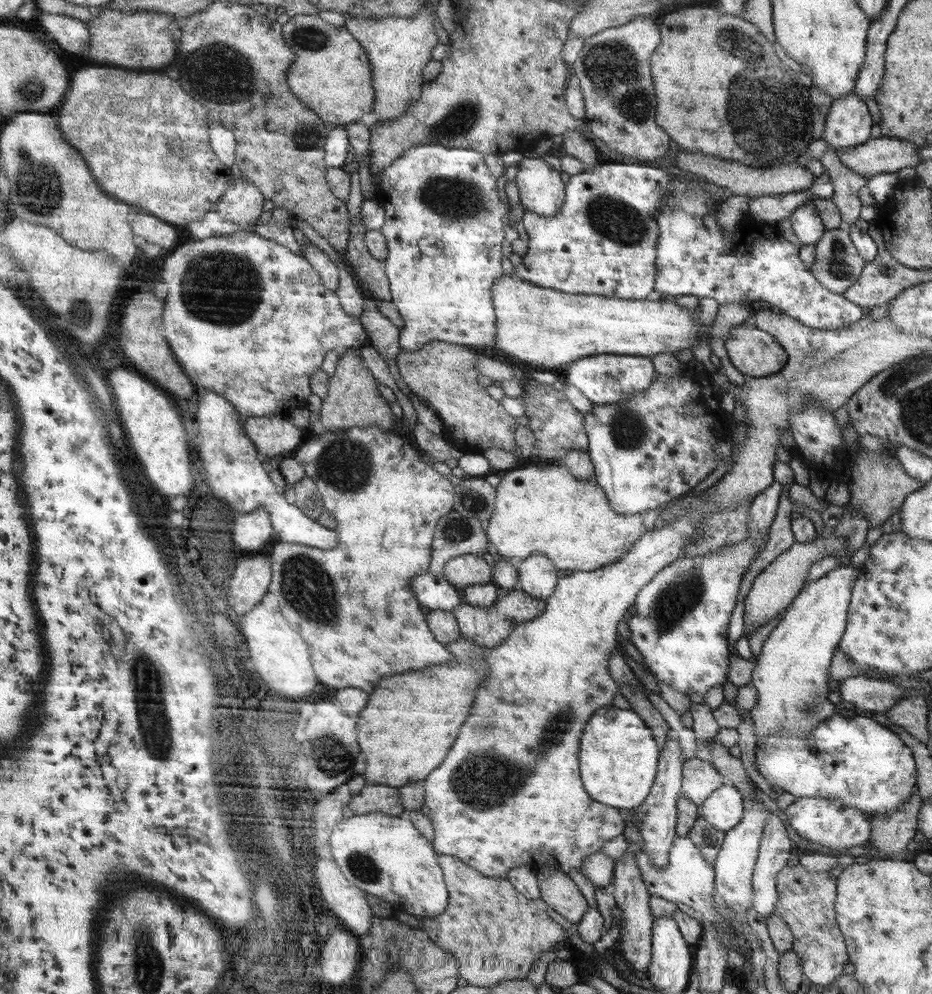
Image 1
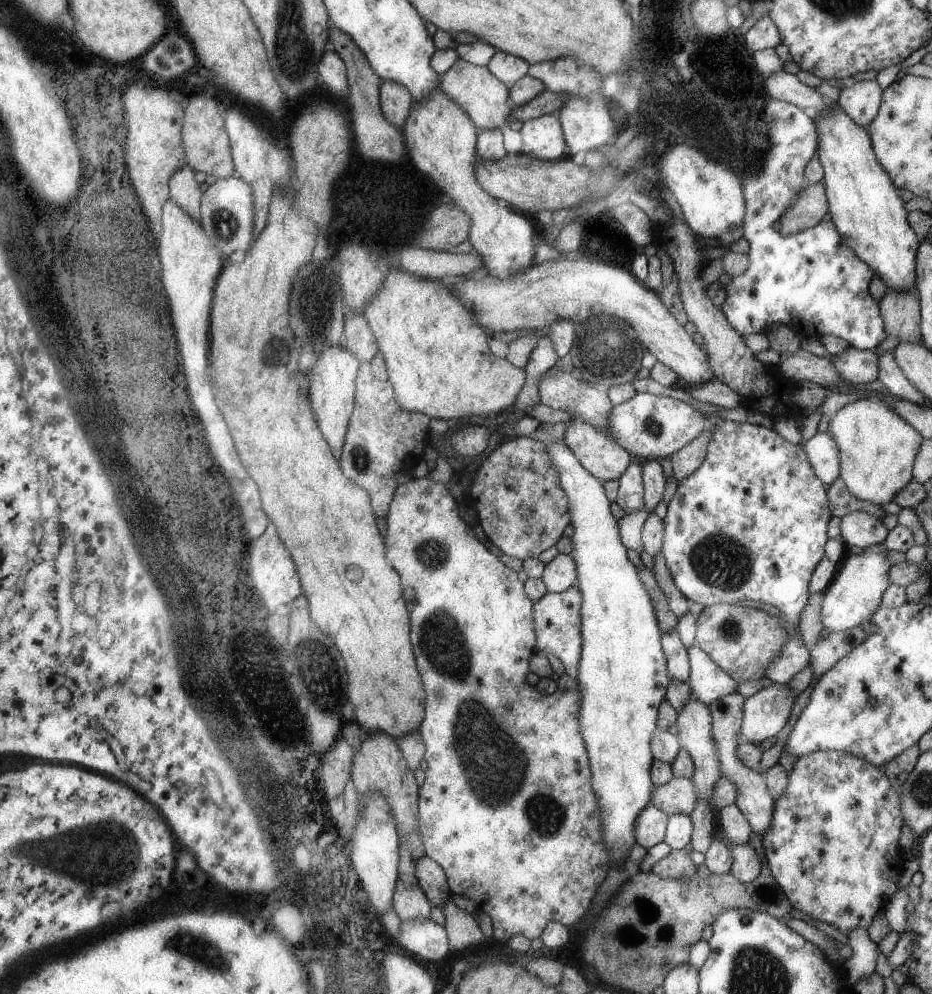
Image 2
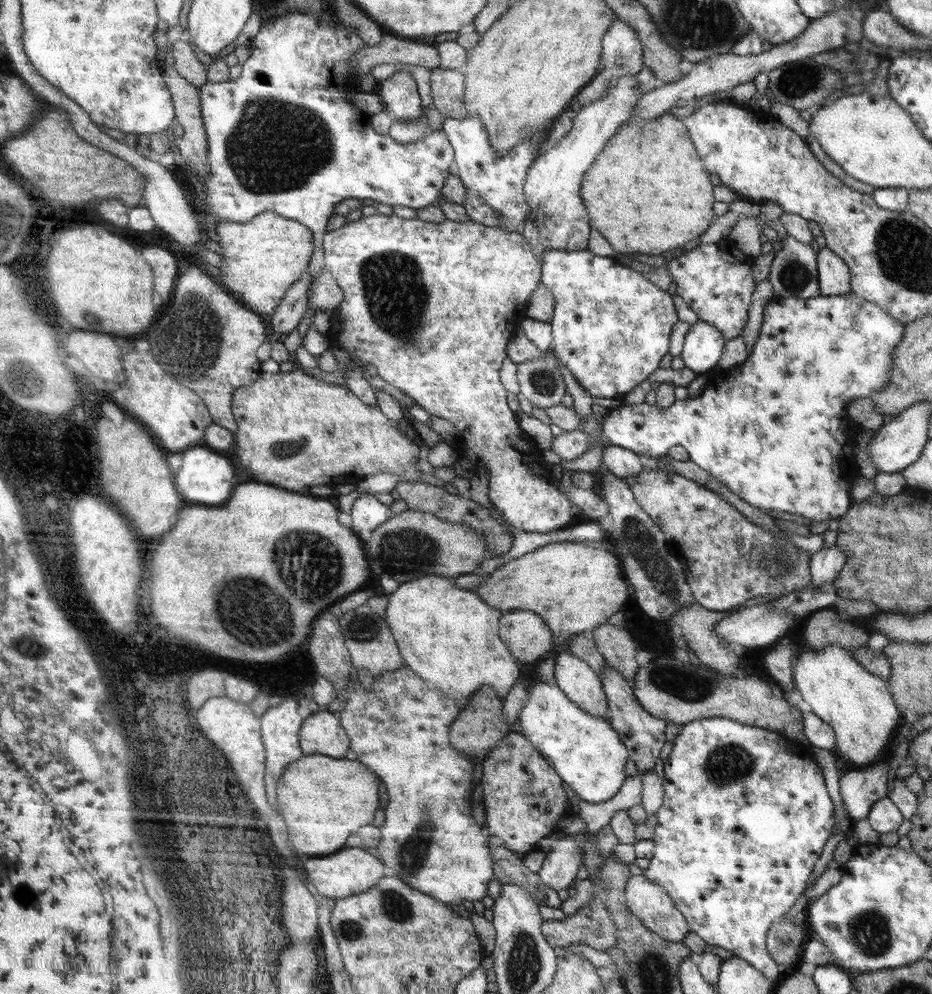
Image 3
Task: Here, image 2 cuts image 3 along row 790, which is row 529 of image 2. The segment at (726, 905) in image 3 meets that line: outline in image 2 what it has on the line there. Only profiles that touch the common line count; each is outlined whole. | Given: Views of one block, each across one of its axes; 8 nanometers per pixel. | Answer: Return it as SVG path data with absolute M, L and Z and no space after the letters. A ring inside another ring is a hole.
M726 419L715 420L715 432L712 435L711 444L707 450L707 458L698 470L695 470L690 477L681 478L677 482L676 490L672 498L667 502L667 513L663 518L663 543L660 552L665 558L667 567L672 575L674 584L680 592L690 600L702 604L704 607L711 607L720 603L732 602L732 592L744 592L746 600L756 600L779 608L781 621L784 622L785 630L789 632L788 640L784 642L784 648L780 654L771 662L767 668L766 677L774 683L788 685L795 676L804 668L810 665L811 653L802 640L800 634L800 620L807 602L811 598L810 582L814 576L820 561L826 556L826 544L828 542L828 522L830 522L830 499L826 496L826 486L820 482L820 478L815 474L811 461L807 457L802 445L792 444L783 436L780 436L774 429L767 429L760 425L751 423L738 423L727 421Z

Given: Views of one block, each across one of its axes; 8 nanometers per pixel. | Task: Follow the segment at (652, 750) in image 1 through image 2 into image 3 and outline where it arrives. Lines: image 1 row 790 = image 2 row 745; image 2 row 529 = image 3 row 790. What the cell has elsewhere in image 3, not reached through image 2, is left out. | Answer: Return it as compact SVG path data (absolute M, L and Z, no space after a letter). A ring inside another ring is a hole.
M534 682L532 686L527 688L528 695L526 696L526 702L524 702L524 707L520 710L519 718L520 718L520 726L522 729L519 731L522 736L526 736L528 740L532 742L539 749L539 752L542 754L544 758L552 768L555 769L557 773L562 777L564 784L567 786L571 794L576 794L578 797L582 798L582 800L590 803L599 803L606 802L610 800L618 792L618 789L622 786L624 782L624 778L626 778L625 765L626 760L628 760L628 754L630 749L623 743L622 738L618 733L612 729L611 722L607 722L605 719L591 716L590 713L584 712L584 709L580 709L578 705L575 704L570 698L568 698L567 694L559 688L559 686L551 686L547 684L547 682Z

